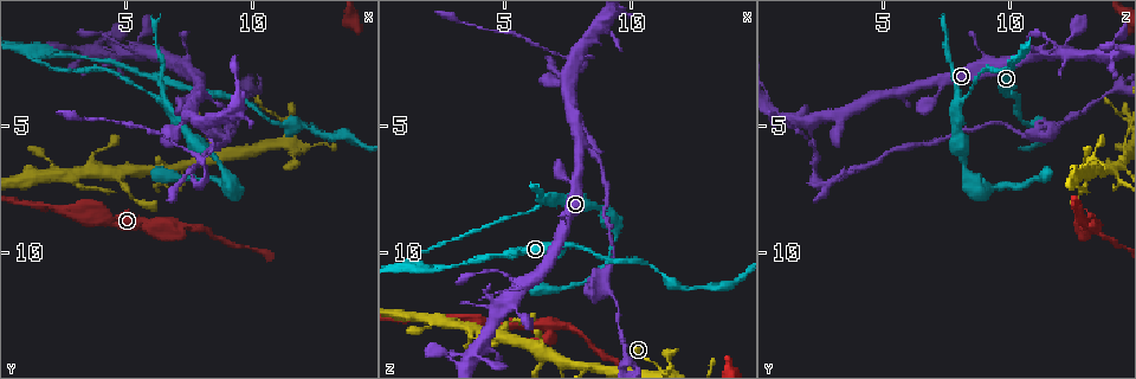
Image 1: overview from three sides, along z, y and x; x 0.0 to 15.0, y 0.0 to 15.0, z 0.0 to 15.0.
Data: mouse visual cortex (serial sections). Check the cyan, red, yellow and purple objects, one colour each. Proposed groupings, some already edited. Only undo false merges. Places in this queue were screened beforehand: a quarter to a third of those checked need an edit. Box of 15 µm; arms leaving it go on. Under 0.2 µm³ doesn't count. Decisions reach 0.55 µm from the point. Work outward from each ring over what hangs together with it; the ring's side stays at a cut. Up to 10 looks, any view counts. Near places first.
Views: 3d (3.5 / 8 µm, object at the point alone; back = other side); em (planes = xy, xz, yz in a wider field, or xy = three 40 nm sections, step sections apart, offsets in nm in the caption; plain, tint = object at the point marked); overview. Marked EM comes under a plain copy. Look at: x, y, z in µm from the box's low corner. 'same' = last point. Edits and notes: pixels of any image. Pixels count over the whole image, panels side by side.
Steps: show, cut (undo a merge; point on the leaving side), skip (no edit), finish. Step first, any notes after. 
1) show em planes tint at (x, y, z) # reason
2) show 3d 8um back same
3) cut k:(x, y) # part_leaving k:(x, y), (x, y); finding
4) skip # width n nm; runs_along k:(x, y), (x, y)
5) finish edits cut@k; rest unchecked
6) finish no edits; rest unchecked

show 3d 3.5um at (7.5, 6.5, 14.3) # arms part here

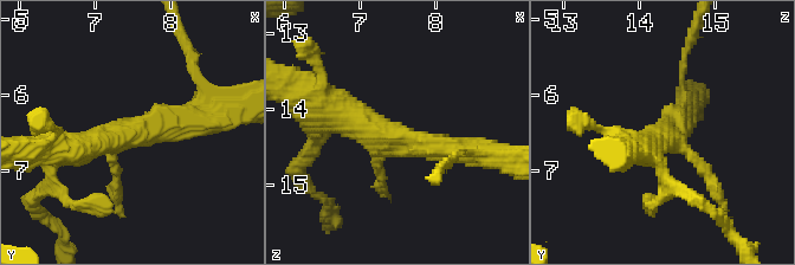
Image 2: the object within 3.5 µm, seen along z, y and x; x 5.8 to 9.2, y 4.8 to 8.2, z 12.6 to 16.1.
show em xy step 3 tint at (7.45, 6.55, 14.35) # arms 3; arm_widths 150, 350, 450 nm; now the EM

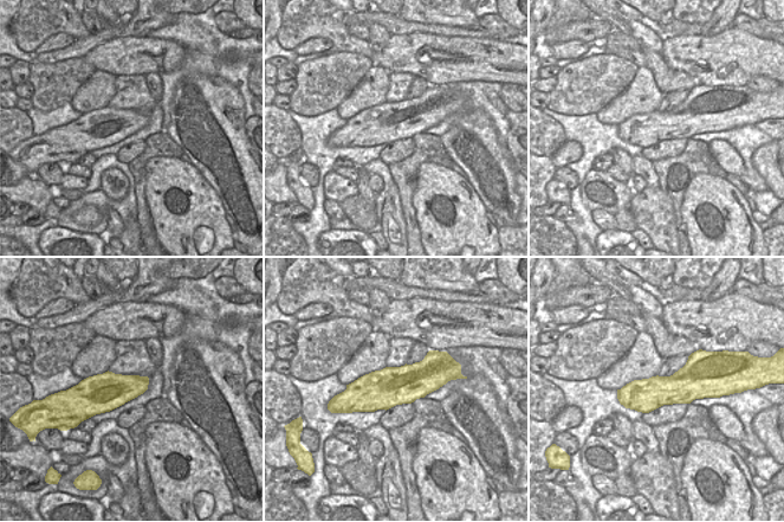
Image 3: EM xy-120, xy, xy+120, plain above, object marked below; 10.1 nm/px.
show em xy step 5 tint same

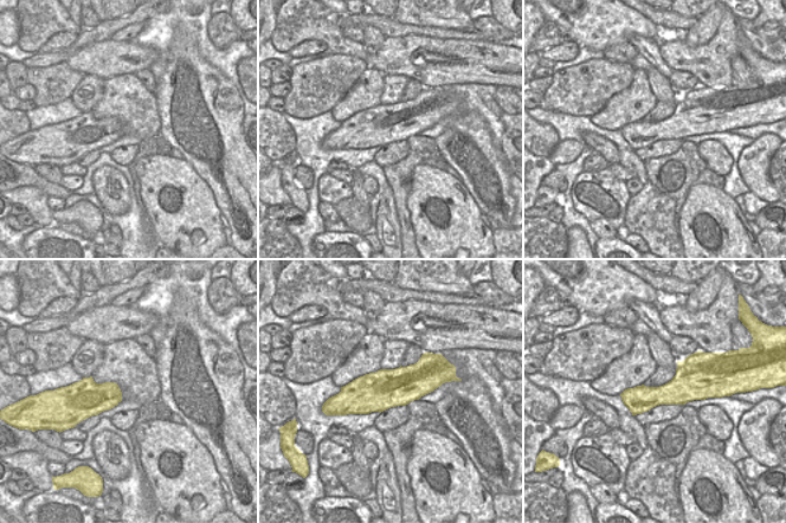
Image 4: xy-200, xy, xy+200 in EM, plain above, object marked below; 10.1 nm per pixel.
skip # runs_along 4:(440, 380), (416, 380), (340, 399); continuous, no second cell

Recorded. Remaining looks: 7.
show 3d 3.5um at (7.4, 9.0, 13.0)

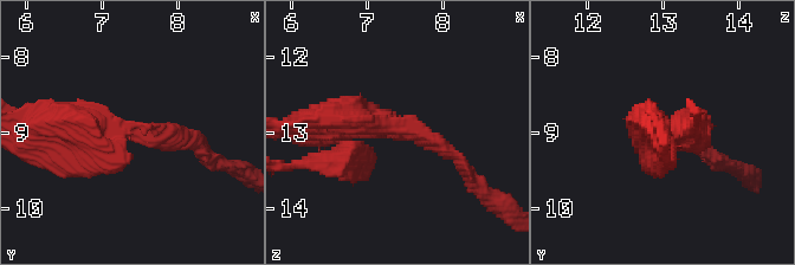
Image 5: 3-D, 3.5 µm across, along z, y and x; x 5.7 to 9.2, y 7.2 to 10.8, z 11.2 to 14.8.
show em xy step 1 tint at (7.40, 9.05, 13.05) # arm_widths 200, 450 nm

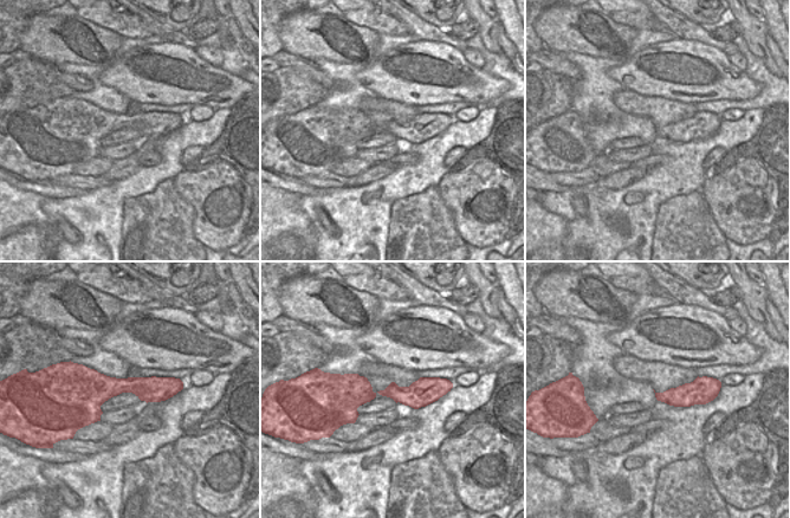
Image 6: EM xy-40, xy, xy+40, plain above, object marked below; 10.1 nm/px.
skip # runs_along 5:(322, 124), (420, 136), (464, 170); one cell here

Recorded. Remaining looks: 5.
show 3d 8um at (8.0, 4.9, 2.1) # thin arm on a thick one

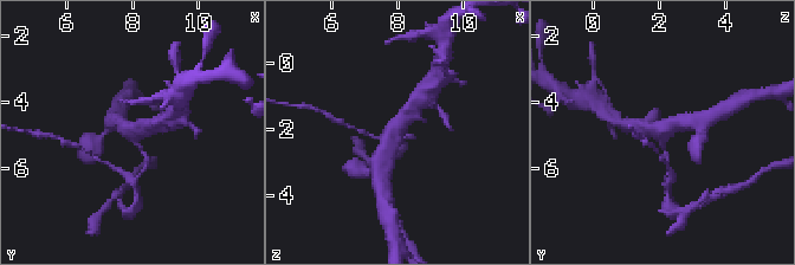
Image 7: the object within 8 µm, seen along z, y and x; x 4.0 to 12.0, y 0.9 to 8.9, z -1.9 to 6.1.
show em planes tint at (8.0, 5.0, 2.2) # arms 3; arm_widths 150, 200, 350 nm; now the EM

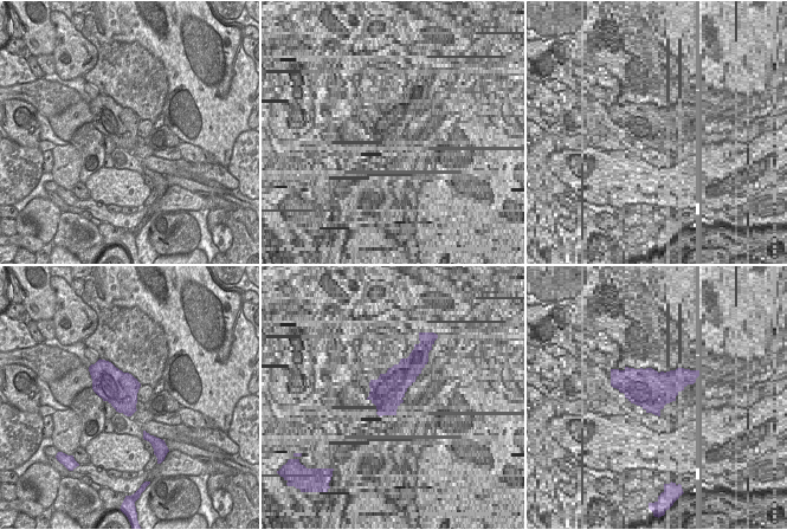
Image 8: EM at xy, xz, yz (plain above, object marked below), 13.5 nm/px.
skip # runs_along 7:(111, 122), (129, 129), (148, 160); continuous, no second cell

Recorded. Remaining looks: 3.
show 3d 3.5um back at (1.0, 2.1, 10.6) # abrupt turn

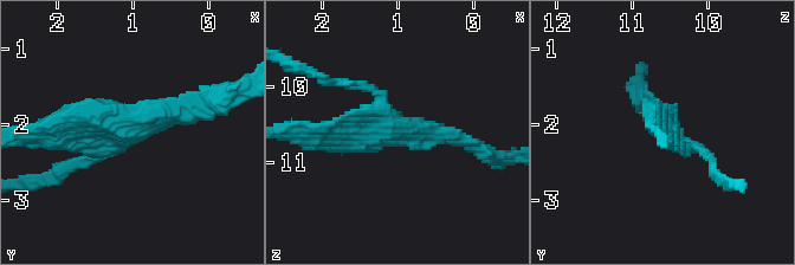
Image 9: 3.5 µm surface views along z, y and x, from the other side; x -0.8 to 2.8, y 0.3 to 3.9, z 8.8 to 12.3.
show em xy step 2 tint at (1.10, 2.05, 10.50) # arms 3; arm_widths 150, 200, 250 nm

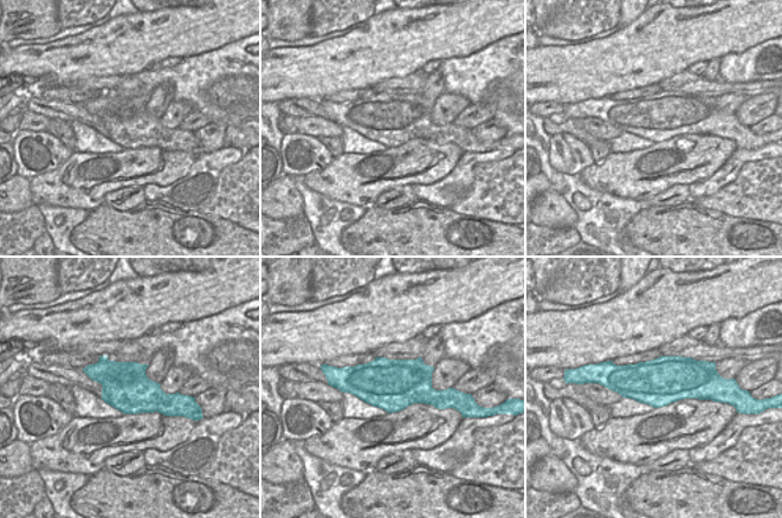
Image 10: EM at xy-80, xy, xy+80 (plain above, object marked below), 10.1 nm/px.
cut 9:(81, 165) # part_leaving 9:(383, 101), (369, 88), (325, 82), (297, 66); two cells meet here

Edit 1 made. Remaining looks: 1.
finish edits cut@9; rest unchecked

